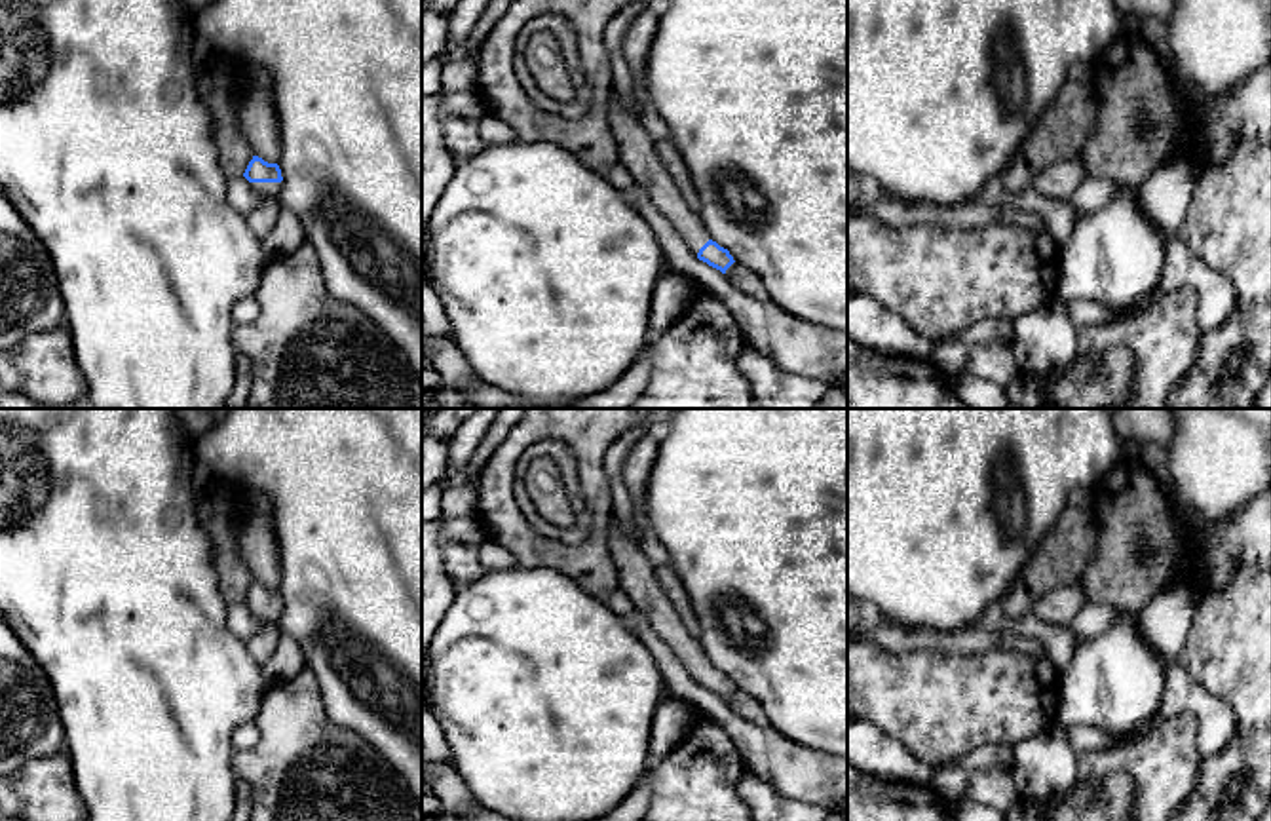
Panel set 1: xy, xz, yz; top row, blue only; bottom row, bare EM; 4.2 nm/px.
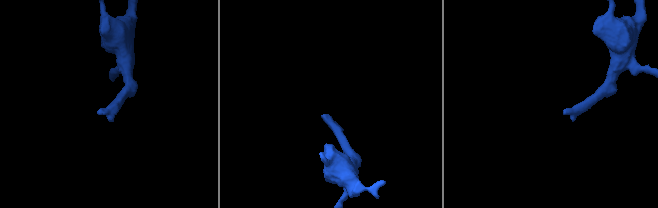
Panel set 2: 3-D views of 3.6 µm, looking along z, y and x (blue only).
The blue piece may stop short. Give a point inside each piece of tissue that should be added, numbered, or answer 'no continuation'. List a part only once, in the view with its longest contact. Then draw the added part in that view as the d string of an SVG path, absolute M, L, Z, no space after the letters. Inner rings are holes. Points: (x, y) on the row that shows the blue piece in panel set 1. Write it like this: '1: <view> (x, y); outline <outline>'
1: xy (266, 189); outline M251 182L251 184L262 196L277 196L281 190L281 182Z

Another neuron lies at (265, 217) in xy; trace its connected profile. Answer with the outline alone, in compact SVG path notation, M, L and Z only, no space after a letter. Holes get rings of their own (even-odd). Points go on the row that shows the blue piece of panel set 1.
M264 196L262 203L245 215L249 228L255 232L258 239L264 239L283 211L283 205L277 196Z

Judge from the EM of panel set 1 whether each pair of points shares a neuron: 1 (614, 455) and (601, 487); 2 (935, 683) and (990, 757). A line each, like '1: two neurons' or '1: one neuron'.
1: two neurons
2: two neurons

